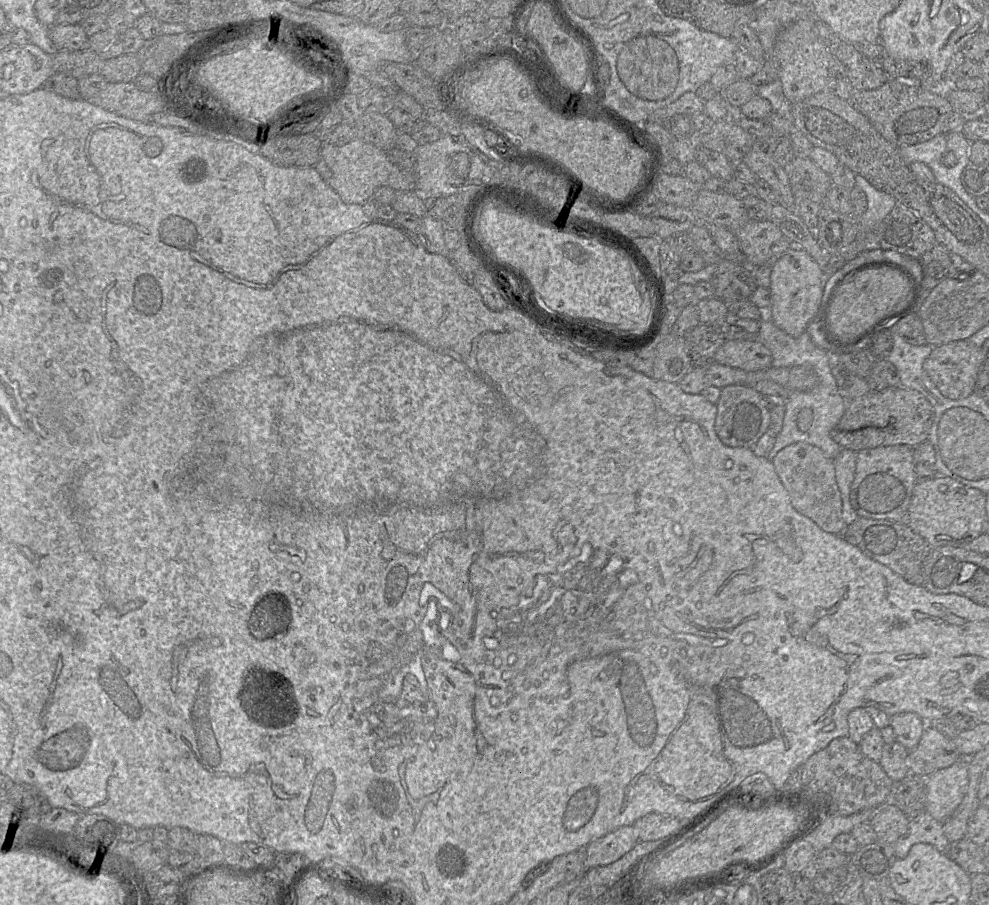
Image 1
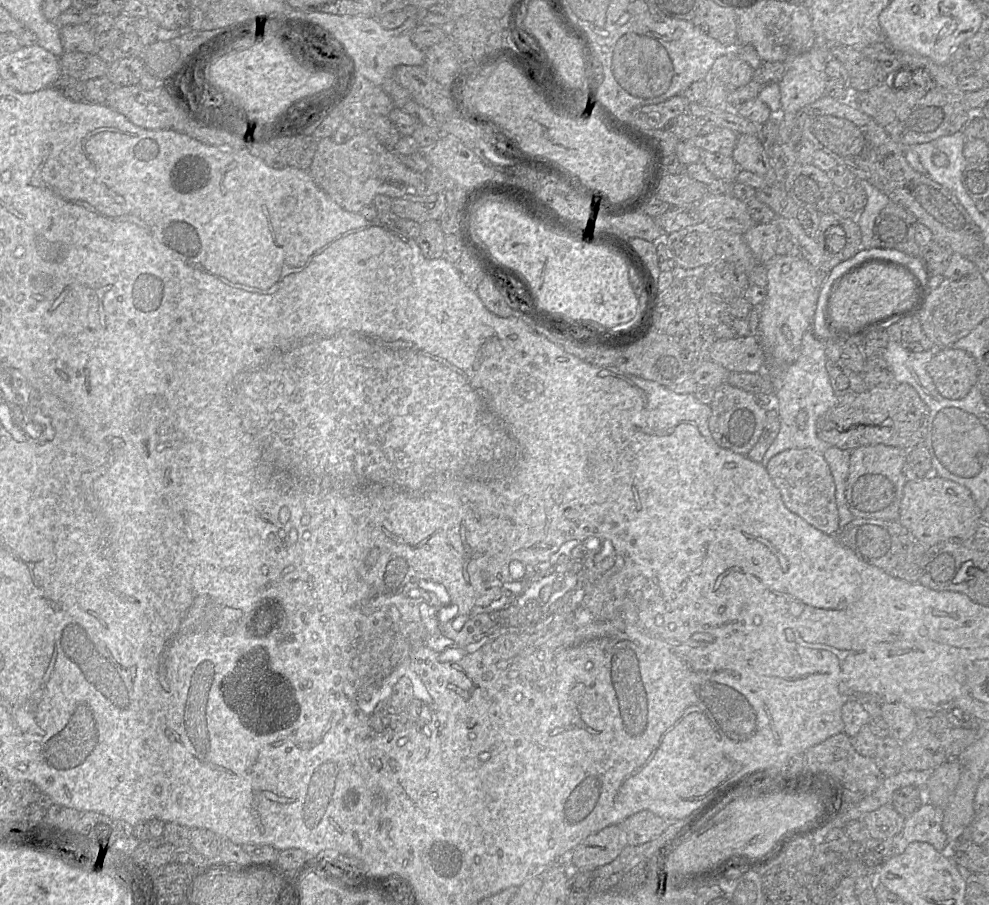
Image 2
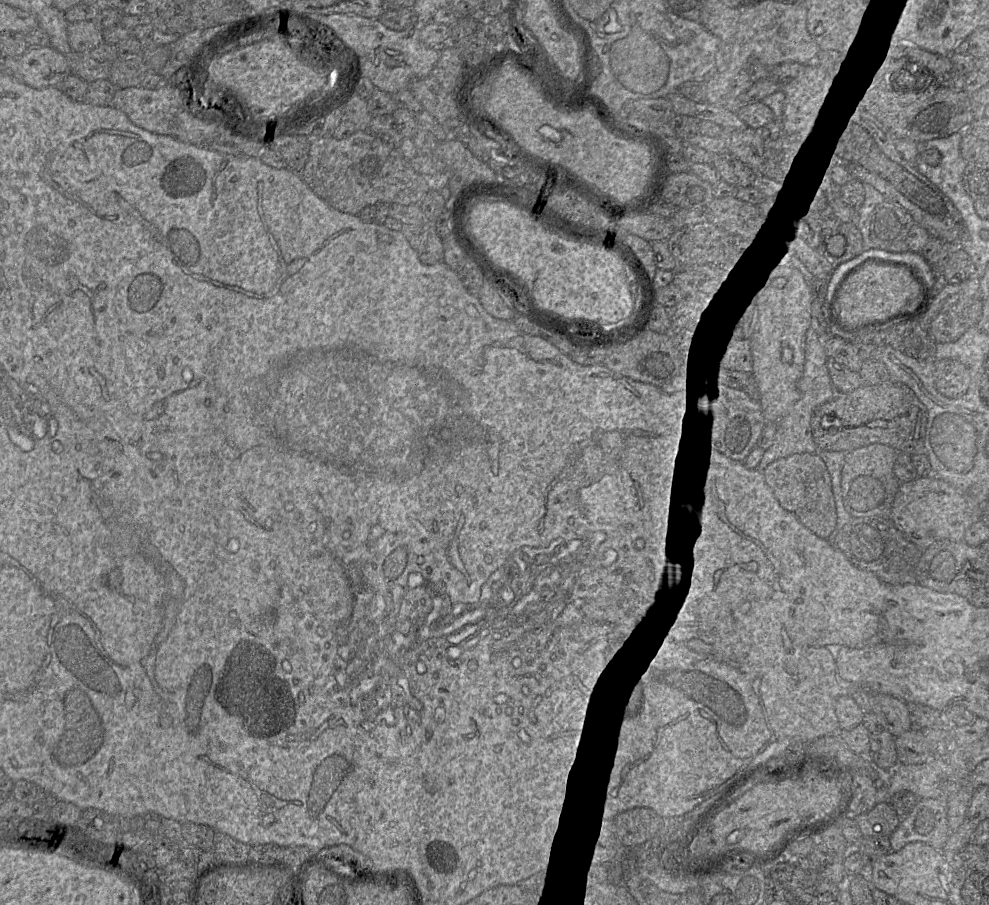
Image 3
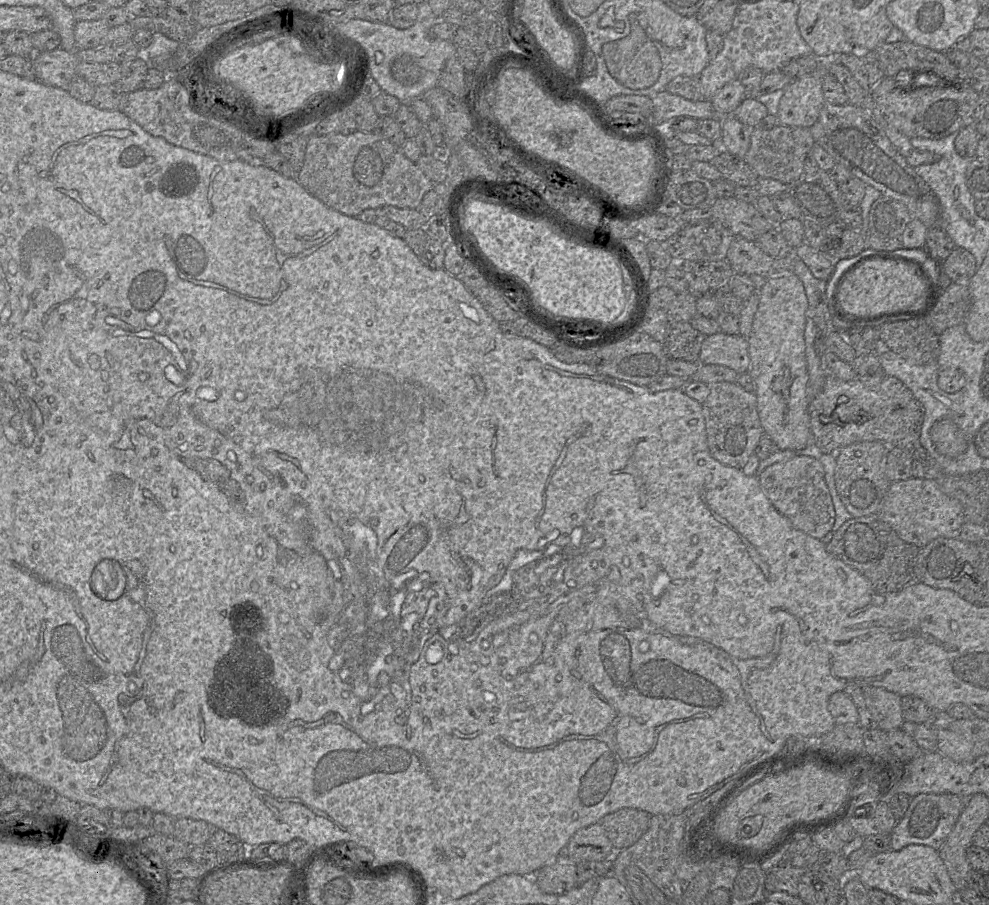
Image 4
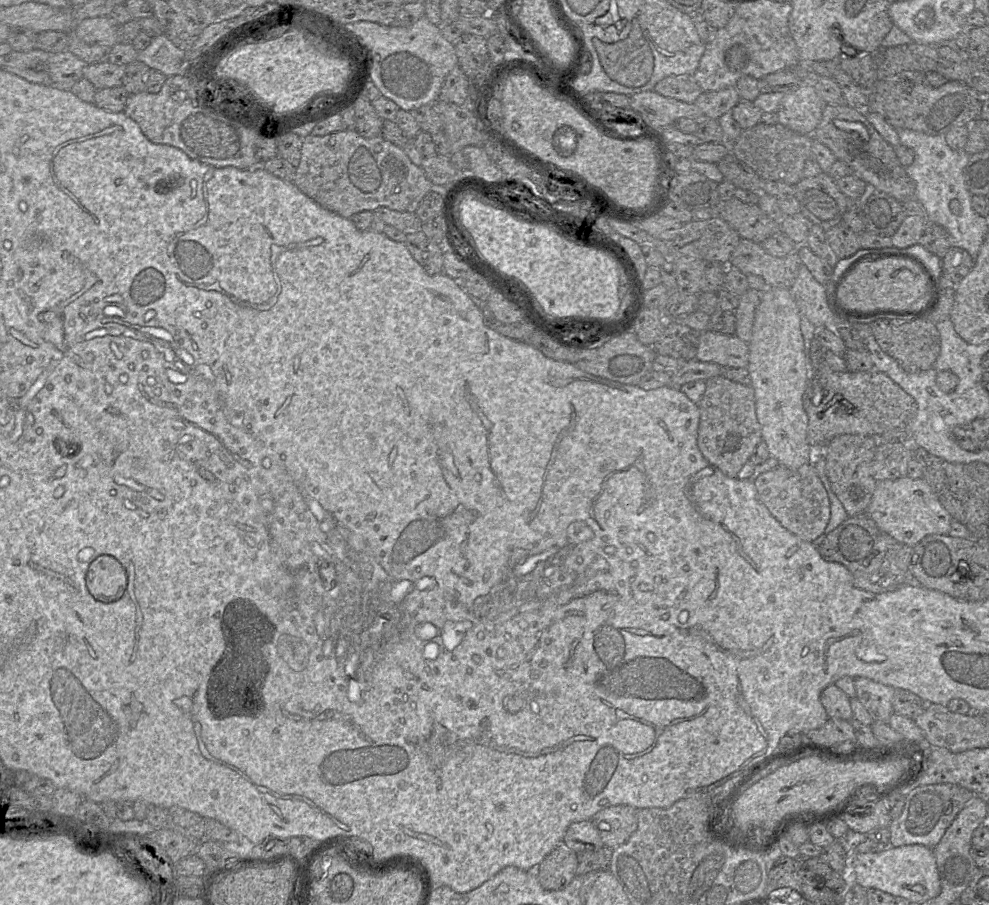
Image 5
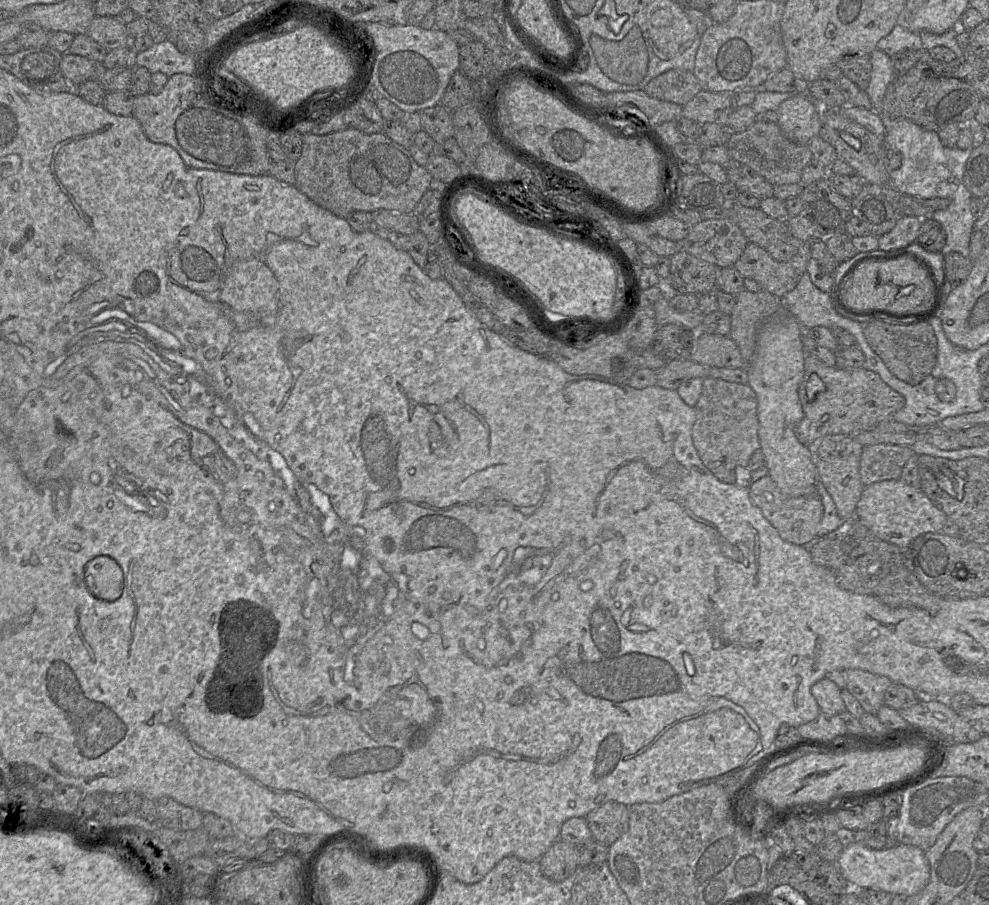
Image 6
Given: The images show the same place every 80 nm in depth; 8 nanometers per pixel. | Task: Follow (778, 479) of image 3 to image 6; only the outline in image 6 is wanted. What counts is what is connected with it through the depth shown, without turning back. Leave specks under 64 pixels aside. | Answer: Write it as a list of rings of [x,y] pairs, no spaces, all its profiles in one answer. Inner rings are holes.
[[[769,475],[751,483],[748,488],[752,503],[778,531],[780,537],[792,544],[803,545],[818,537],[818,527],[823,517],[823,504],[817,493],[790,497],[784,494]]]

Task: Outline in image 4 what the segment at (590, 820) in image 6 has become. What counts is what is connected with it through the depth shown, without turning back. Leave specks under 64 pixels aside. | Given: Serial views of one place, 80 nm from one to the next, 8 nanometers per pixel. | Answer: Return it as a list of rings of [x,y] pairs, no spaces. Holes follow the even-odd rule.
[[[621,808],[598,821],[604,828],[614,850],[621,851],[634,844],[648,829],[650,815],[640,809]]]

